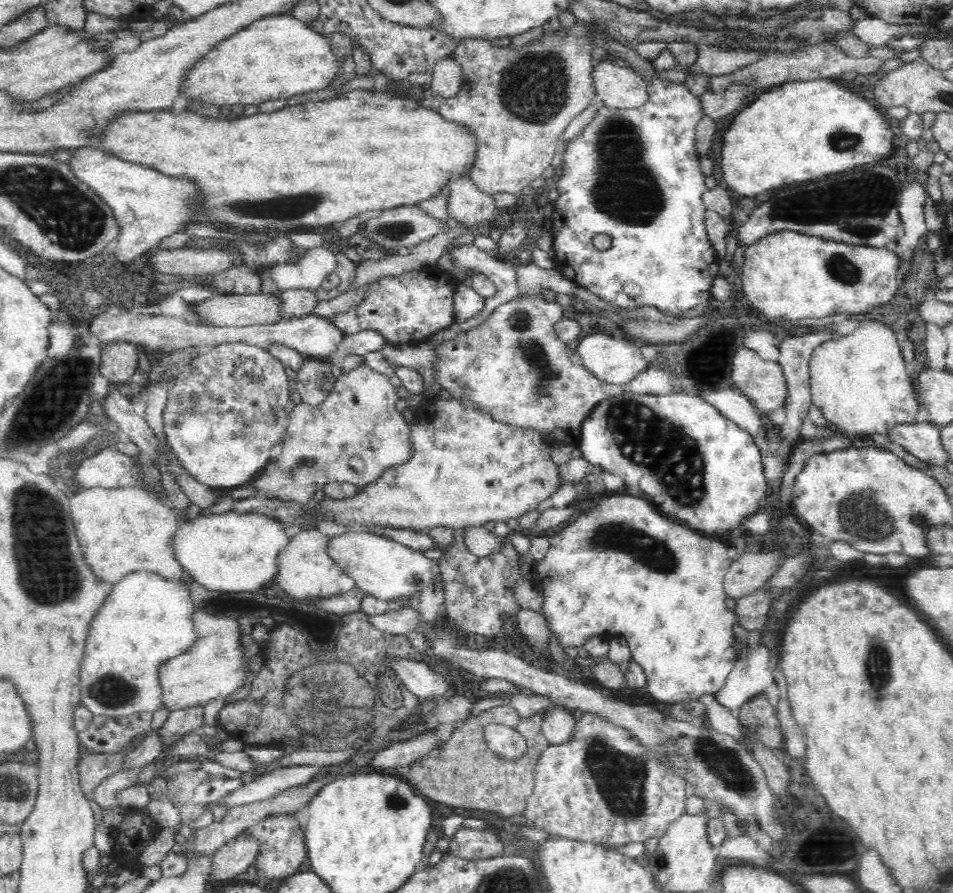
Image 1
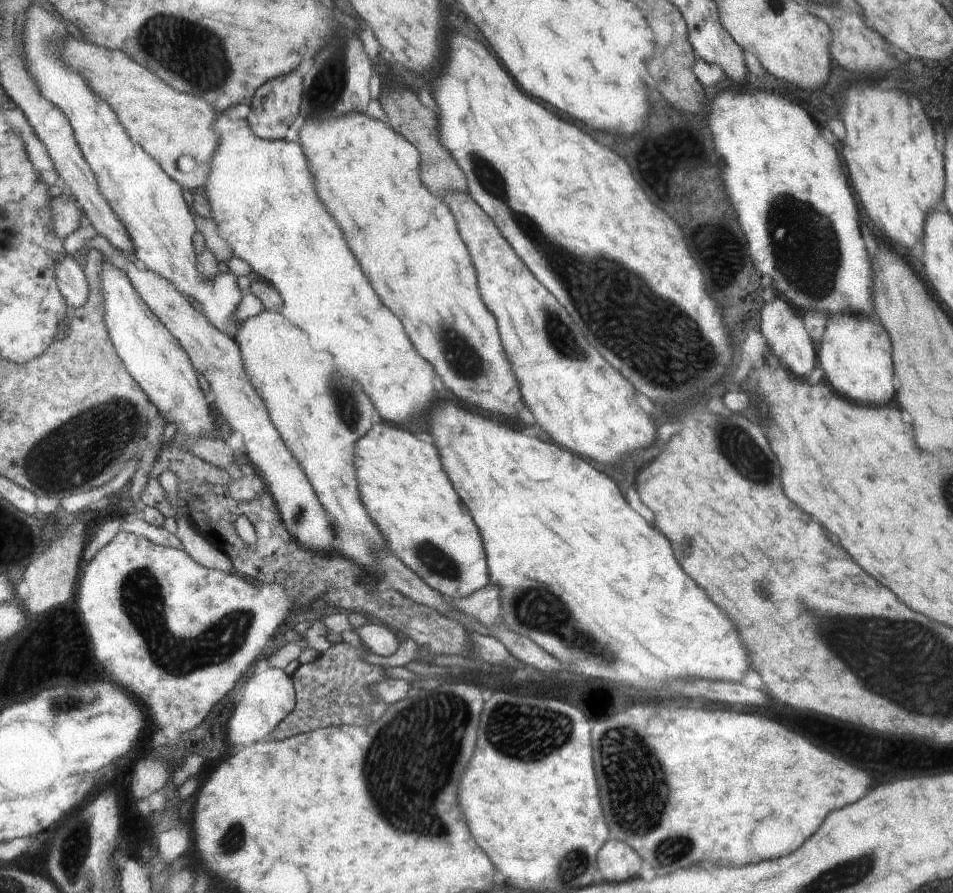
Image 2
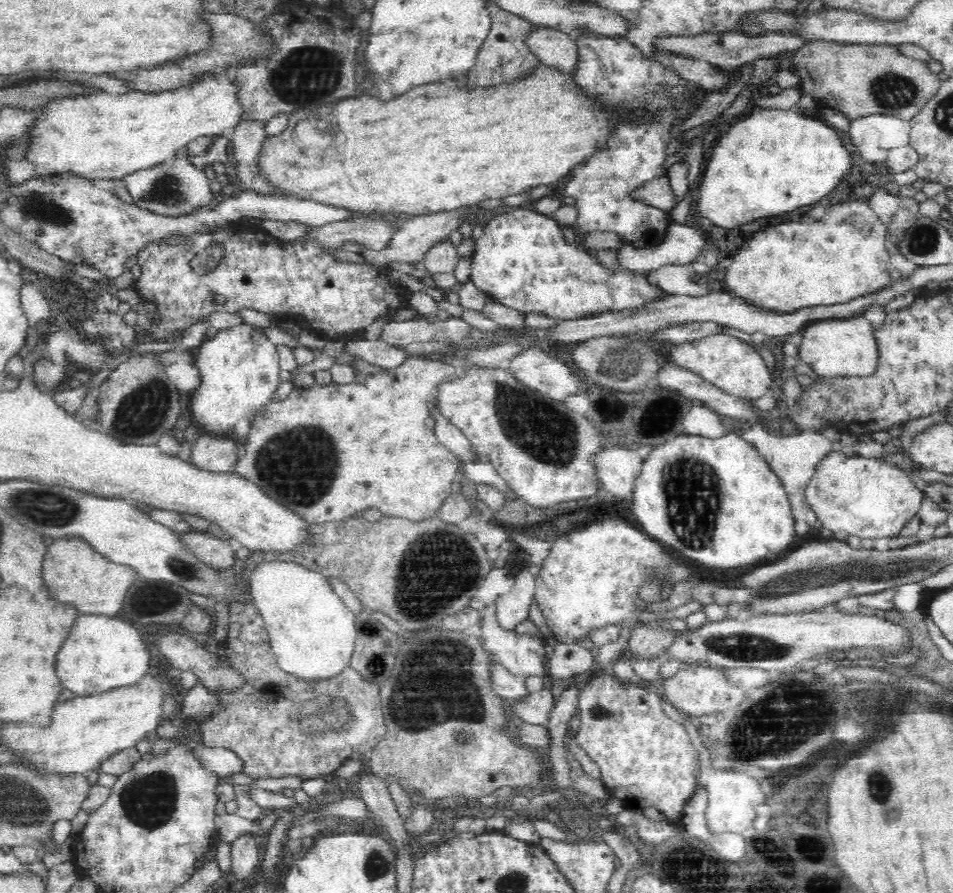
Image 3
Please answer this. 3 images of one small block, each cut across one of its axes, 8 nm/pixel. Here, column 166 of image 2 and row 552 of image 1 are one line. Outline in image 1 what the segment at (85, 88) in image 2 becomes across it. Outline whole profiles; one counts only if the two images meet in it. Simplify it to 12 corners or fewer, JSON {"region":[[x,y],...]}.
{"region":[[264,516],[177,520],[168,550],[208,590],[263,592],[288,540]]}

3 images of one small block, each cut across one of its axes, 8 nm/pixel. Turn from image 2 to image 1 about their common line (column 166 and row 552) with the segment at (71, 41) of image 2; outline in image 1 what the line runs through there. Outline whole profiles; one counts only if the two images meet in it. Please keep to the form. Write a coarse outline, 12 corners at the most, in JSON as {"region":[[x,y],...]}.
{"region":[[75,488],[81,555],[98,580],[170,582],[178,519],[134,488]]}

